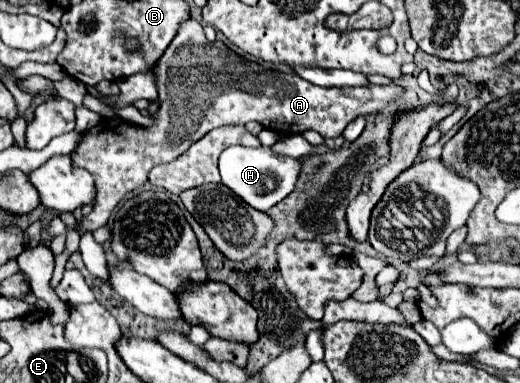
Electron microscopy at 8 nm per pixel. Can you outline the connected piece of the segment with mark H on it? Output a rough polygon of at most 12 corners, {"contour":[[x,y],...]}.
{"contour":[[230,146],[222,184],[268,212],[296,188],[300,160]]}

